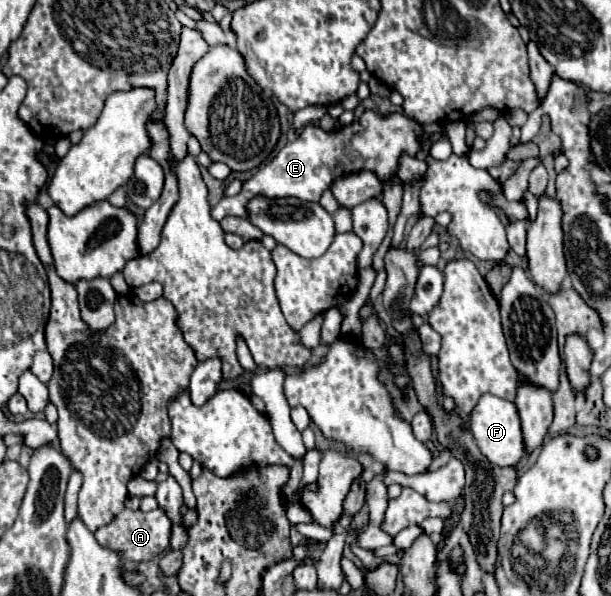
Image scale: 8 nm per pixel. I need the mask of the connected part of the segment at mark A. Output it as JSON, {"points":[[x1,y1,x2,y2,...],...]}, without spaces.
{"points":[[123,509,119,515,115,515,115,519,111,523,99,527,93,535,95,535,97,543,103,543,103,547,109,547,107,543,111,543,111,551,119,553,127,563,141,563,141,561,149,561,169,549,169,529,171,529,171,521,163,513,163,509,155,509,149,513]]}

